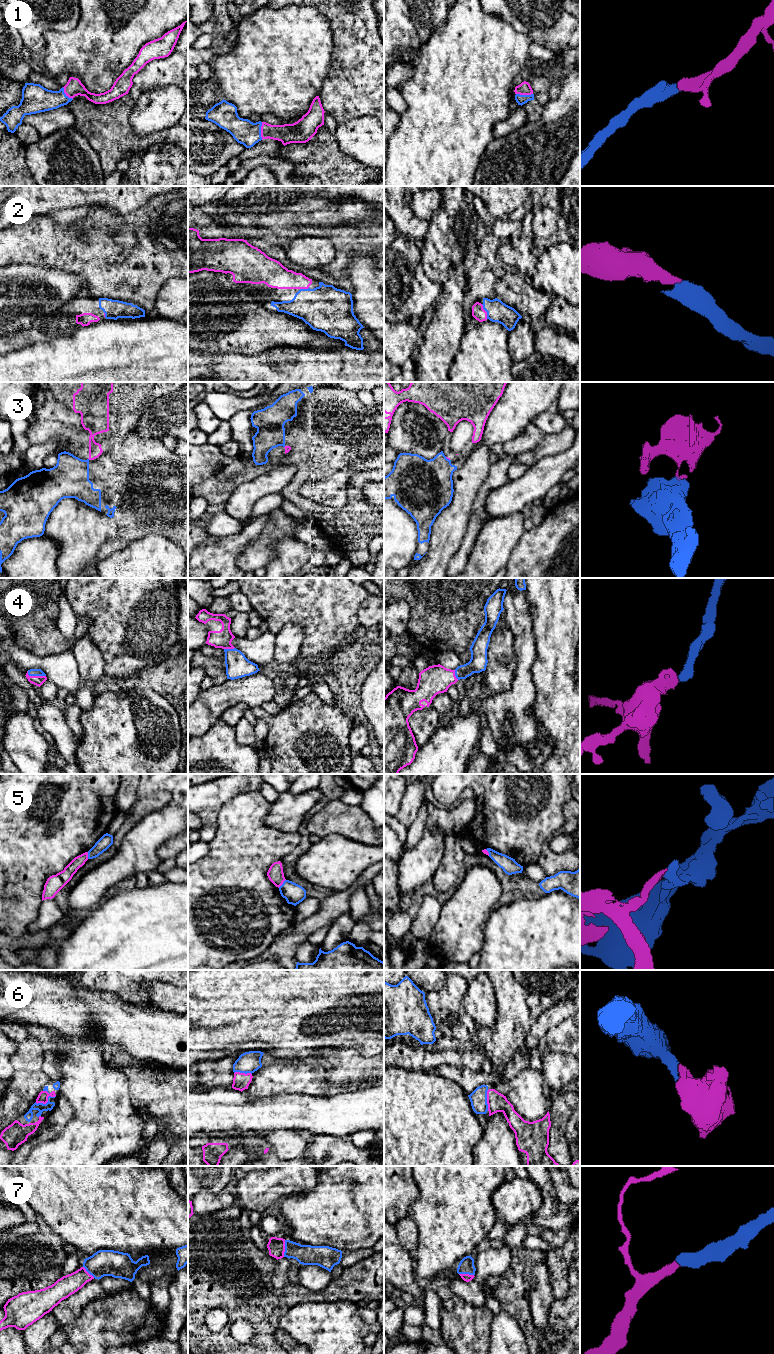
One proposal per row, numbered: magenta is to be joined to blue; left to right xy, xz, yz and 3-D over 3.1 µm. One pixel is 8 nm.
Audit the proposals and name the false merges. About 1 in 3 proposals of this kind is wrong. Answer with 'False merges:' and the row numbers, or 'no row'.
False merges: 3, 5

